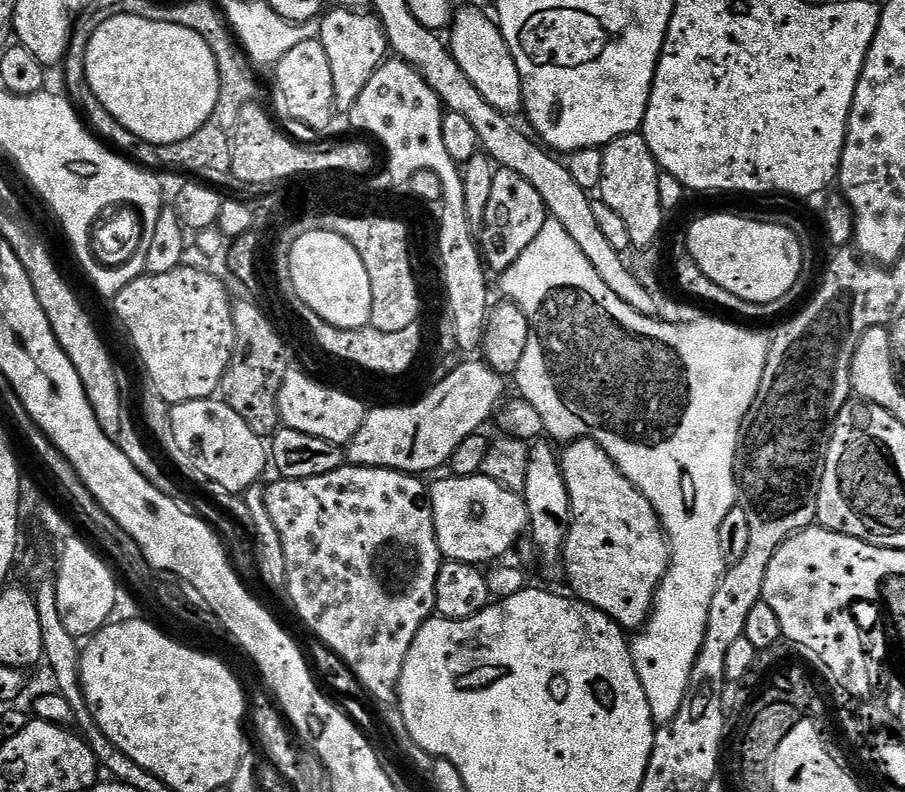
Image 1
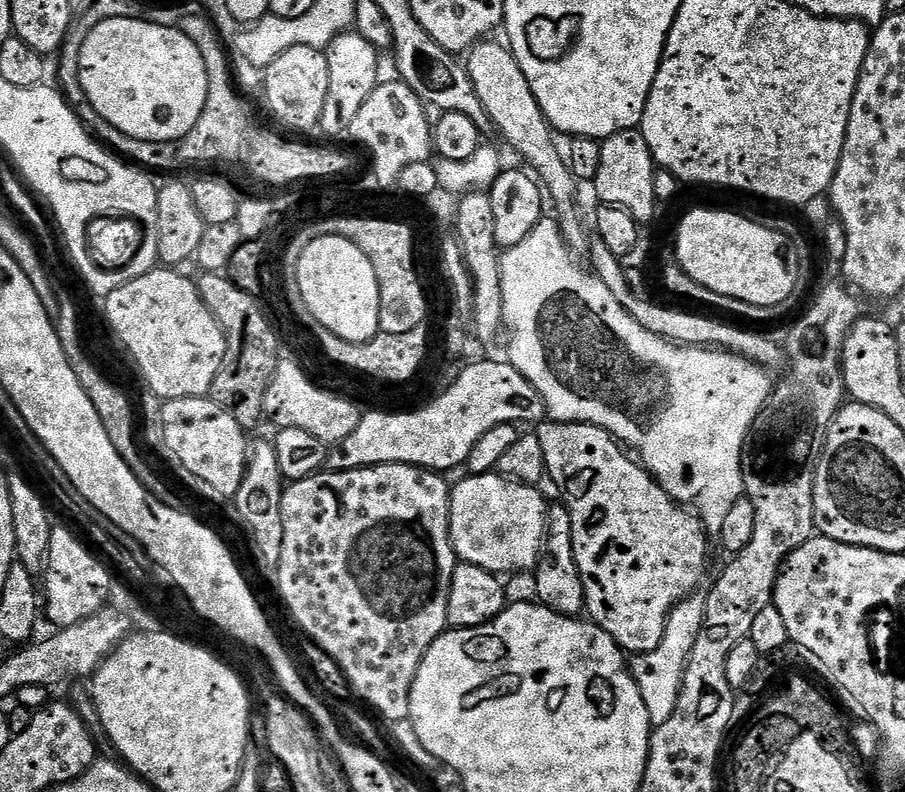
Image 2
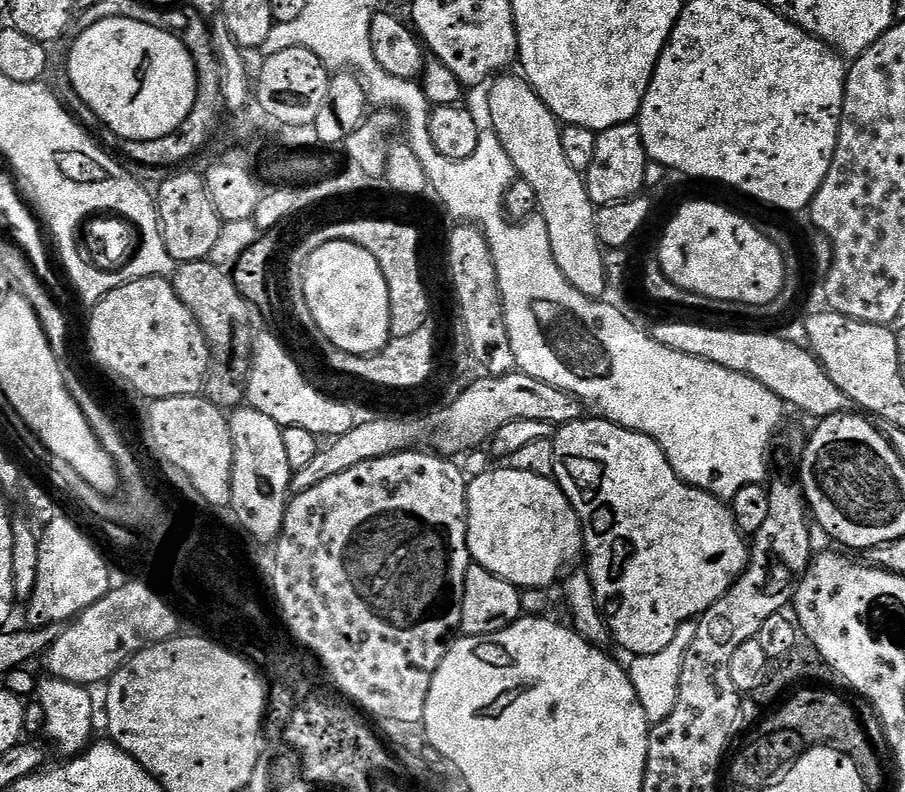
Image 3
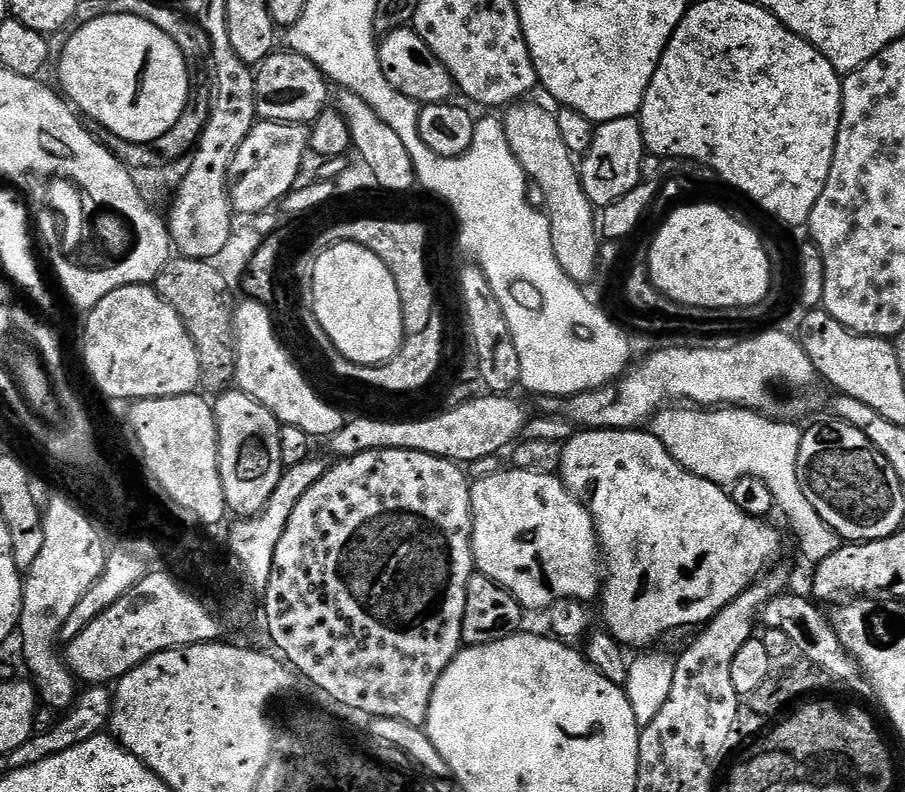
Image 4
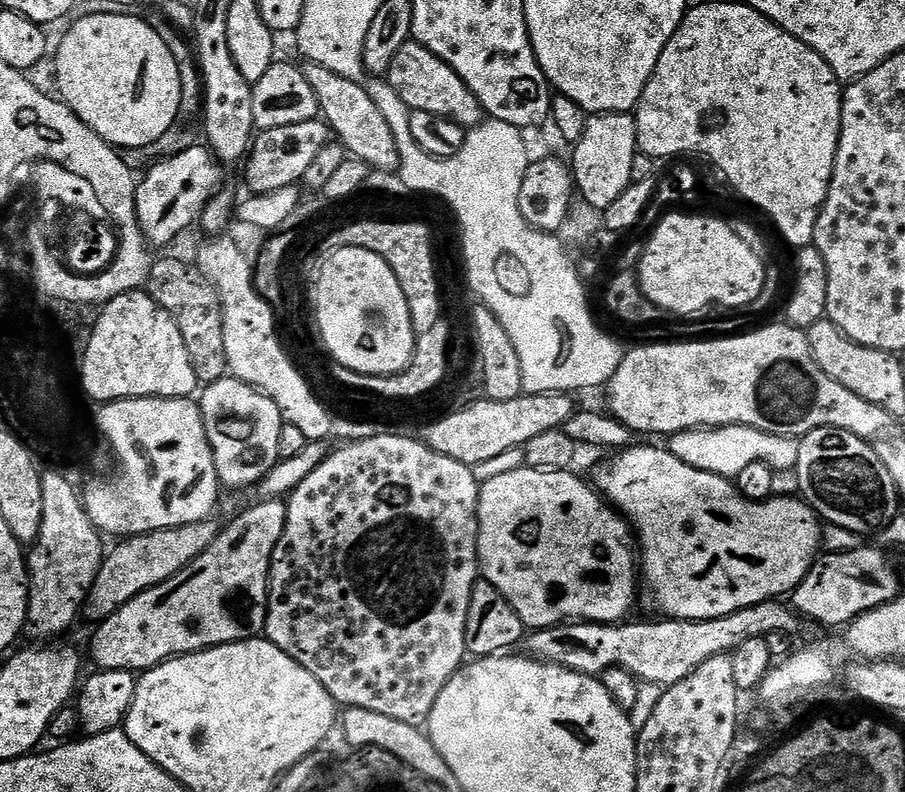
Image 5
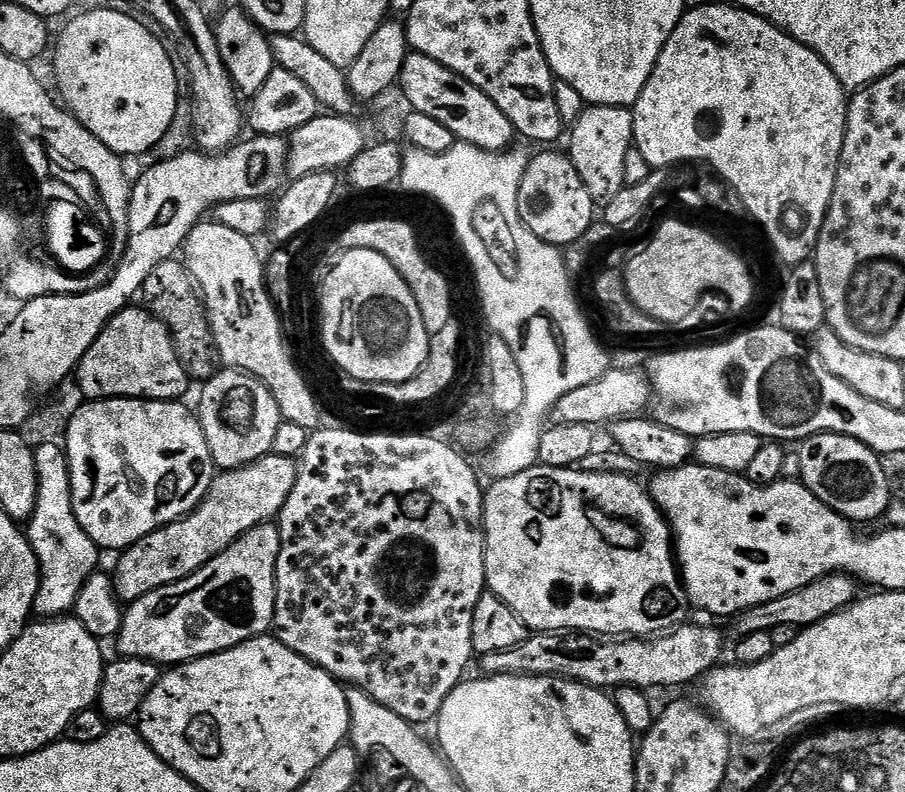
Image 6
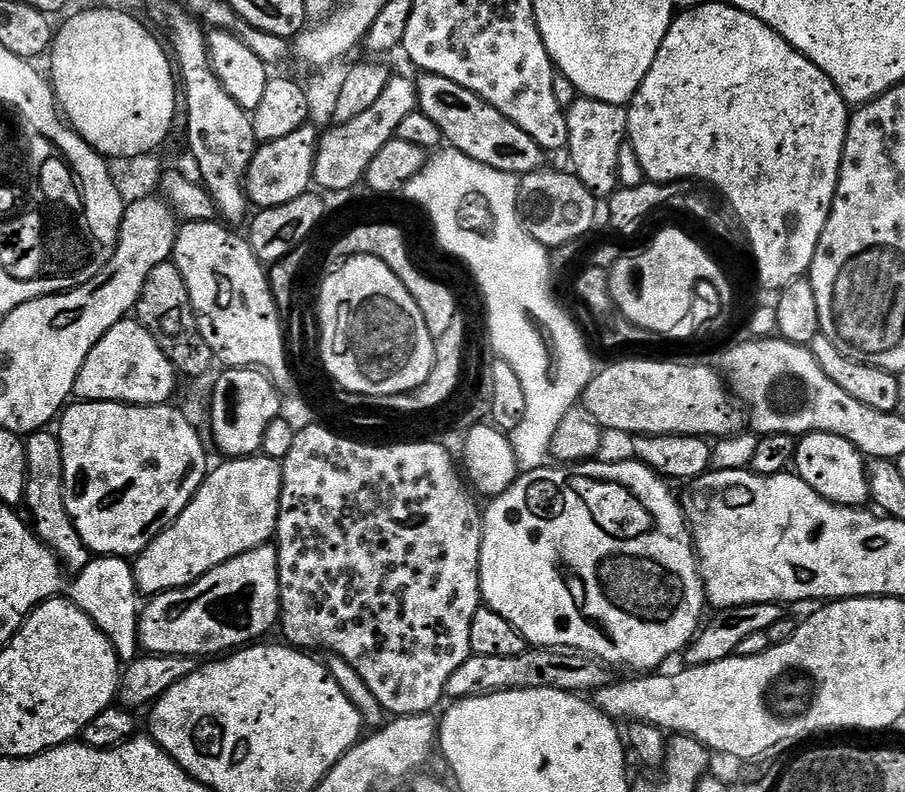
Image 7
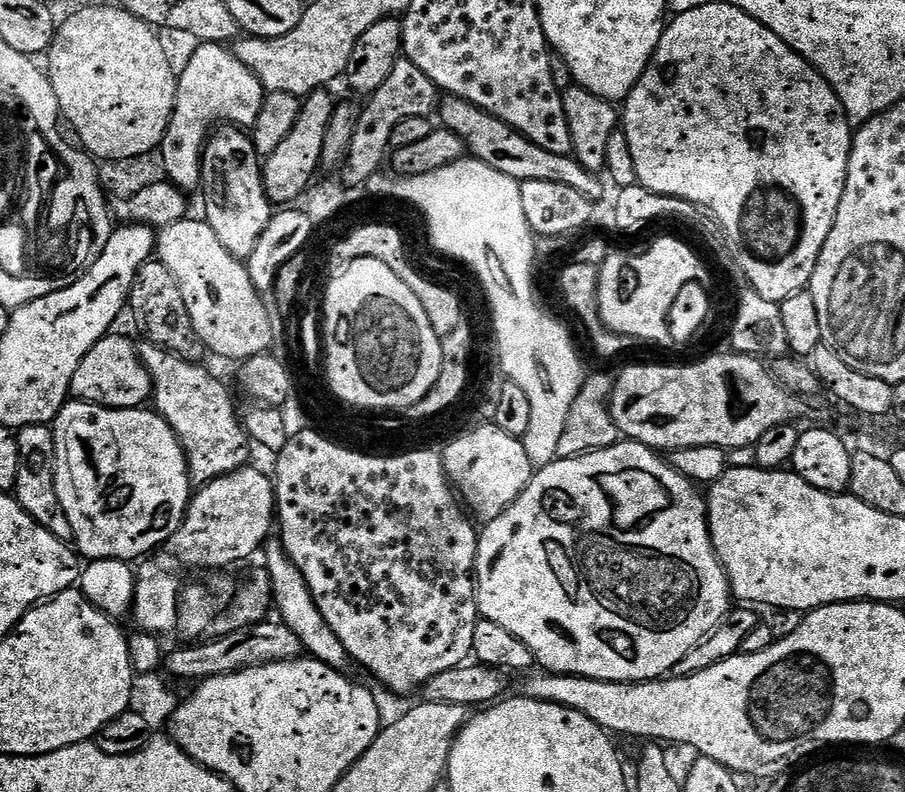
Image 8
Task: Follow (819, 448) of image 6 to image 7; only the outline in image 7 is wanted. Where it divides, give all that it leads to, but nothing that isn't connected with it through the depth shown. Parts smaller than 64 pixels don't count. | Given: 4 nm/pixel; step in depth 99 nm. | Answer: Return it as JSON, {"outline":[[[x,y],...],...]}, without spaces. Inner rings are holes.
{"outline":[[[810,432],[799,437],[794,472],[830,502],[847,508],[859,508],[869,503],[866,457],[846,438],[825,432]]]}

